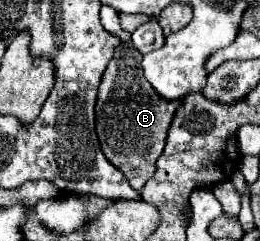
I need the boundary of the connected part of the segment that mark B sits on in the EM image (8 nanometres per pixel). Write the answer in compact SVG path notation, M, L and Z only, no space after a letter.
M122 42L108 64L96 102L96 132L104 156L128 178L134 190L140 190L154 174L156 160L164 150L166 132L181 101L166 102L156 96L140 70L140 54L132 42Z

